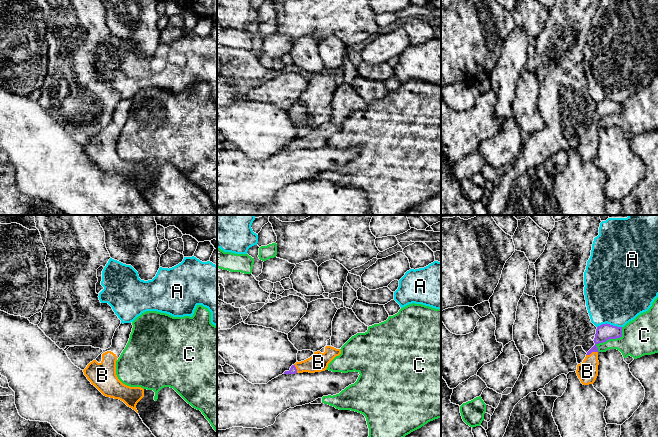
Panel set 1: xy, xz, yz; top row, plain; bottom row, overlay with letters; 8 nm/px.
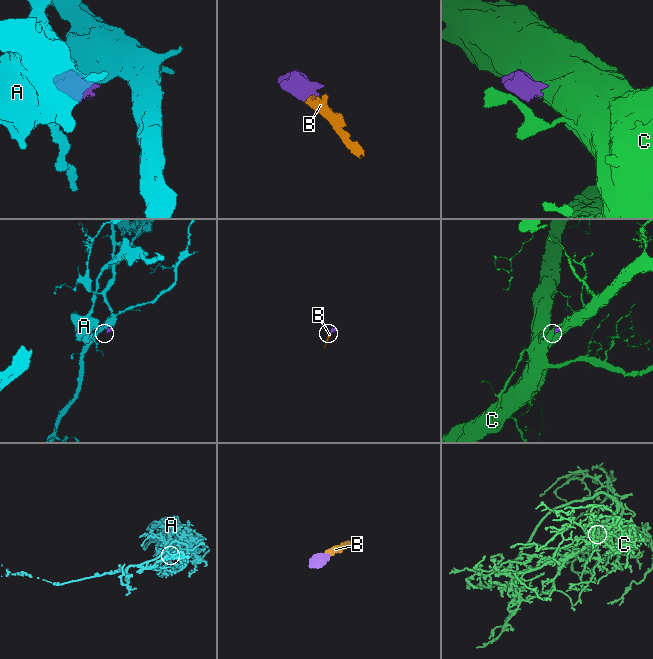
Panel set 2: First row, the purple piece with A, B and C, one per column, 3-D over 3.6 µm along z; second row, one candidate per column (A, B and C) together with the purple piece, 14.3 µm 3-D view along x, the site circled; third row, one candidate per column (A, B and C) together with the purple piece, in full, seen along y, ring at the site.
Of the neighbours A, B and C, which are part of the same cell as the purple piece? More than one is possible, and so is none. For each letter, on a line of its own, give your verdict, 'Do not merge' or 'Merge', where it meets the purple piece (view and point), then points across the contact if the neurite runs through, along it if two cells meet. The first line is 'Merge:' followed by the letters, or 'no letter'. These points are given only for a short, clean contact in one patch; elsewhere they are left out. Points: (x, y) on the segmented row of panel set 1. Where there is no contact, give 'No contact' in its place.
Merge: B
A: Do not merge. Touches purple at yz (609, 324)
B: Merge. Touches purple at yz (591, 352). Path across: yz (604, 332), (596, 341), (591, 352), (591, 362), (587, 371)
C: Do not merge. Touches purple at yz (610, 338). Boundary: yz (622, 327), (619, 337), (599, 342), (597, 350)

